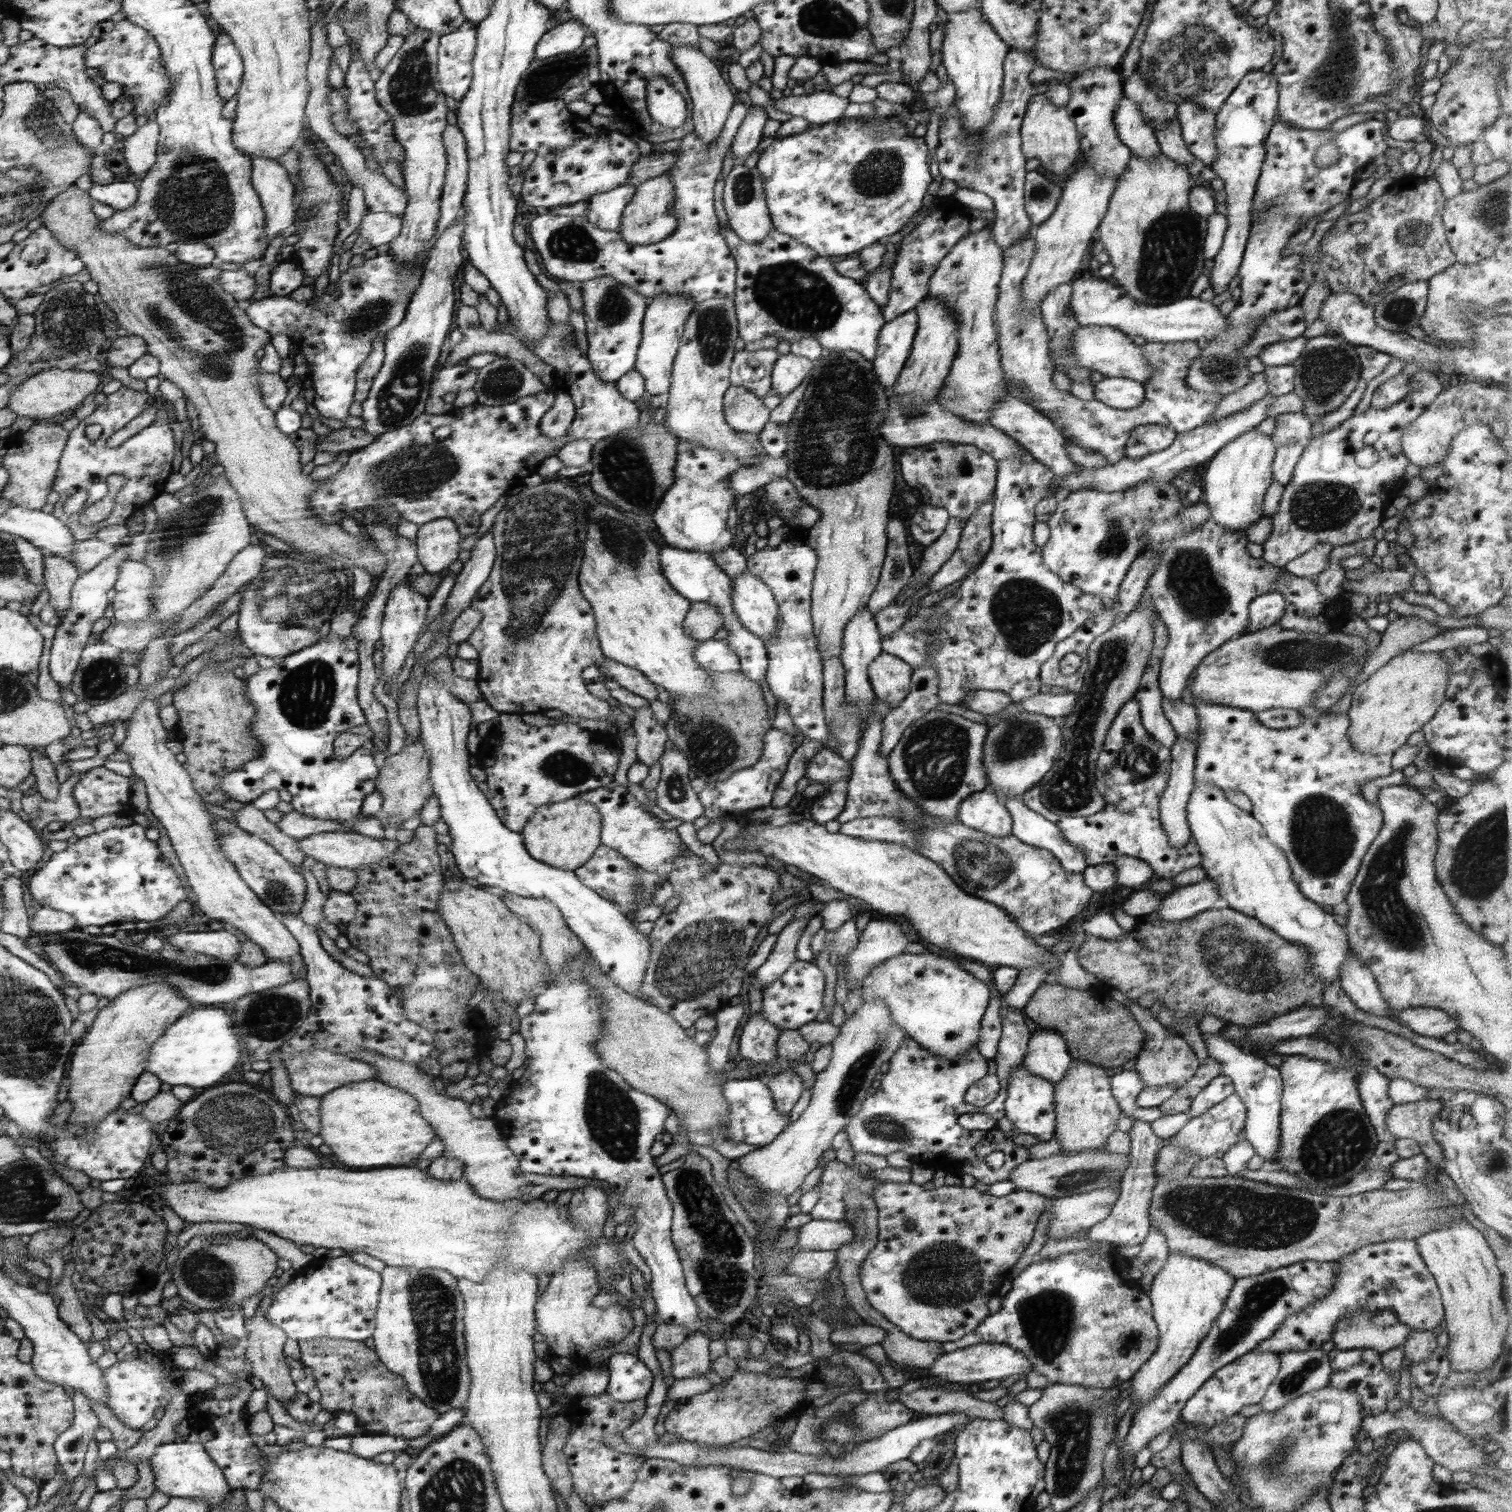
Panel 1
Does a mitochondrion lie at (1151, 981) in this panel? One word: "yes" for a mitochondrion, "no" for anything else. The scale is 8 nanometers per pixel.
no

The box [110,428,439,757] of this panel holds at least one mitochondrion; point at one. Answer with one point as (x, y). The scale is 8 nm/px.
(279, 602)

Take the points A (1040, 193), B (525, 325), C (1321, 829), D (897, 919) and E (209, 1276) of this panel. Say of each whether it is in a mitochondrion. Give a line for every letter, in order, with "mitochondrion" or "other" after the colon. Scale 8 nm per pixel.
A: mitochondrion
B: other
C: mitochondrion
D: other
E: mitochondrion

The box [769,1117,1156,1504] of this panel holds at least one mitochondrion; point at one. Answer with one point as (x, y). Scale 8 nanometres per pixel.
(1071, 1423)

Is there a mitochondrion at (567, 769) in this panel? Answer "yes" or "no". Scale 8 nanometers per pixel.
yes

